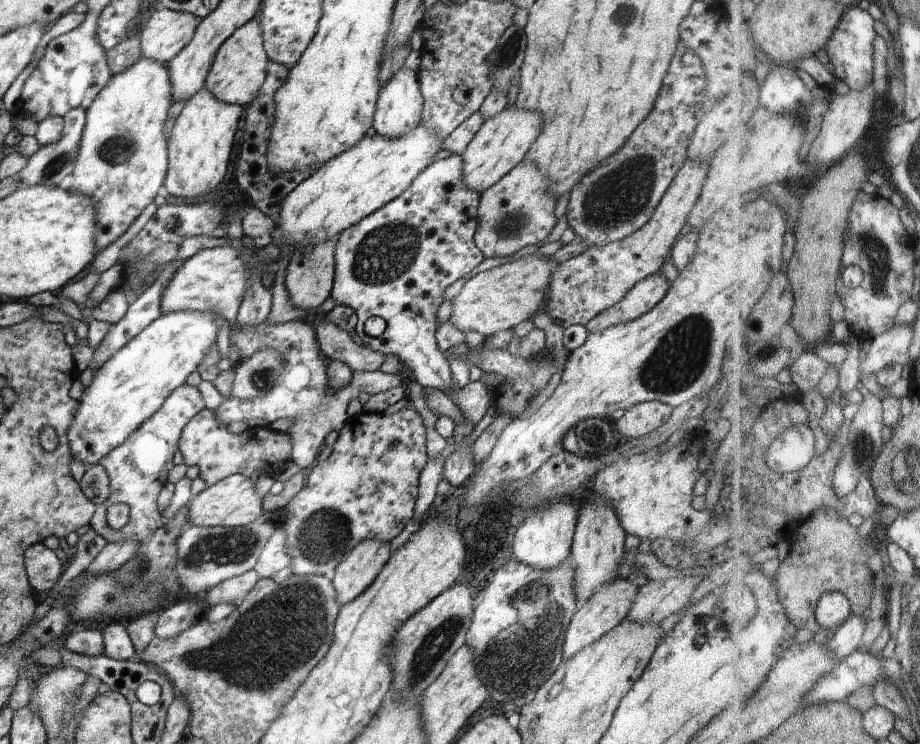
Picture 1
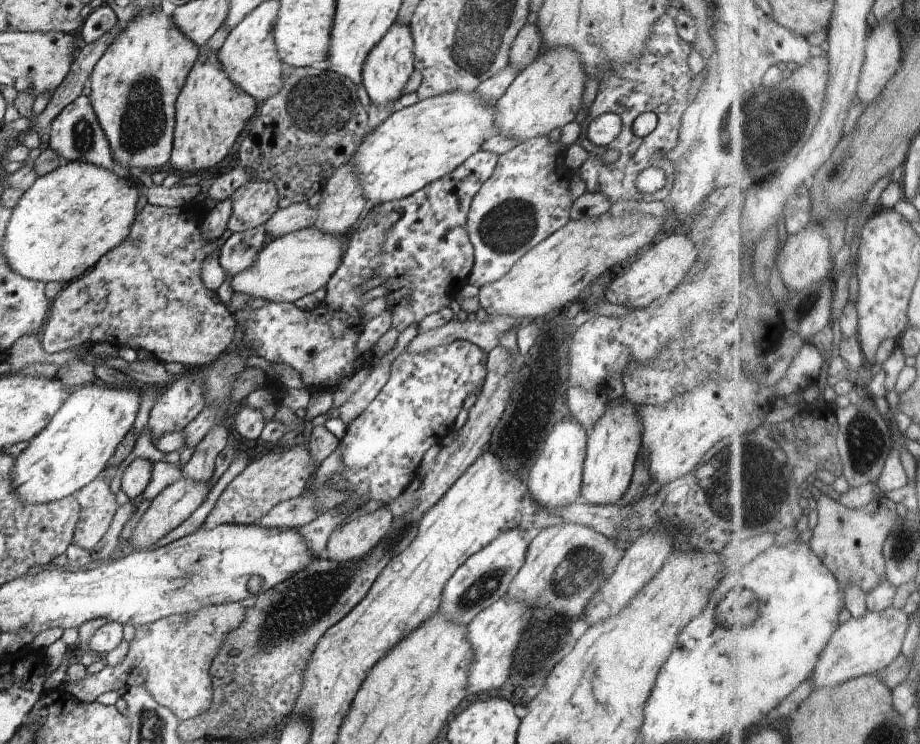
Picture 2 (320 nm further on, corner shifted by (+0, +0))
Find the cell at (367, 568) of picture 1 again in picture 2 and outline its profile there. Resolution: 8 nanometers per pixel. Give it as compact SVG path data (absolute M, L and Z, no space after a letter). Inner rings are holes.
M382 507L341 525L331 532L325 557L331 561L360 560L387 534L392 521L392 512Z

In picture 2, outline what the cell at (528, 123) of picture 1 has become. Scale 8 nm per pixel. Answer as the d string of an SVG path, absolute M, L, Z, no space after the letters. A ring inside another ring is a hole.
M563 46L547 50L538 55L497 100L496 132L518 137L522 141L532 137L548 136L556 128L570 124L582 108L584 82L588 79L584 72L582 55L574 47Z

